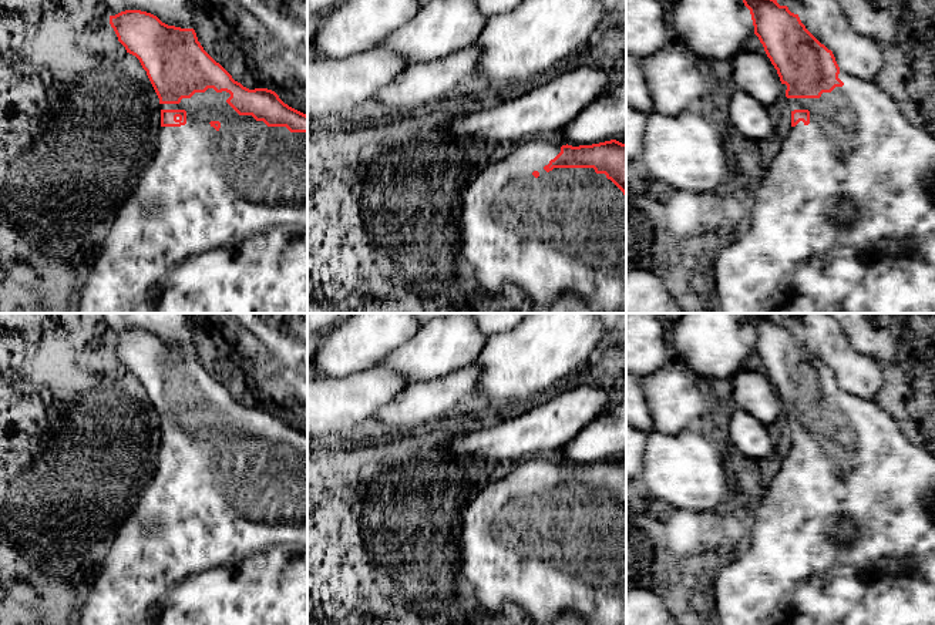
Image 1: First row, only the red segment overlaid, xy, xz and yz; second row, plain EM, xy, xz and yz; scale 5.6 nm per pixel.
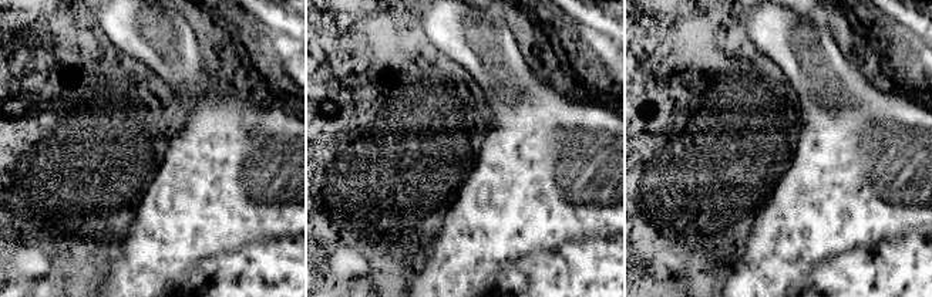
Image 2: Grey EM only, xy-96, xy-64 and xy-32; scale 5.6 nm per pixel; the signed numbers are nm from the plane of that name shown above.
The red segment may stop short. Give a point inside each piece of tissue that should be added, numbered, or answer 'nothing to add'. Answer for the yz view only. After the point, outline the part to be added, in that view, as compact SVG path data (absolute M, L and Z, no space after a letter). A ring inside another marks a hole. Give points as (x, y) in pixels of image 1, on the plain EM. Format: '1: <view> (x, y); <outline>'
1: yz (860, 476); M841 389L838 397L844 404L820 417L788 417L791 430L810 430L810 443L800 440L790 447L756 510L750 547L719 572L714 582L719 625L935 625L935 456L912 443L874 400Z

